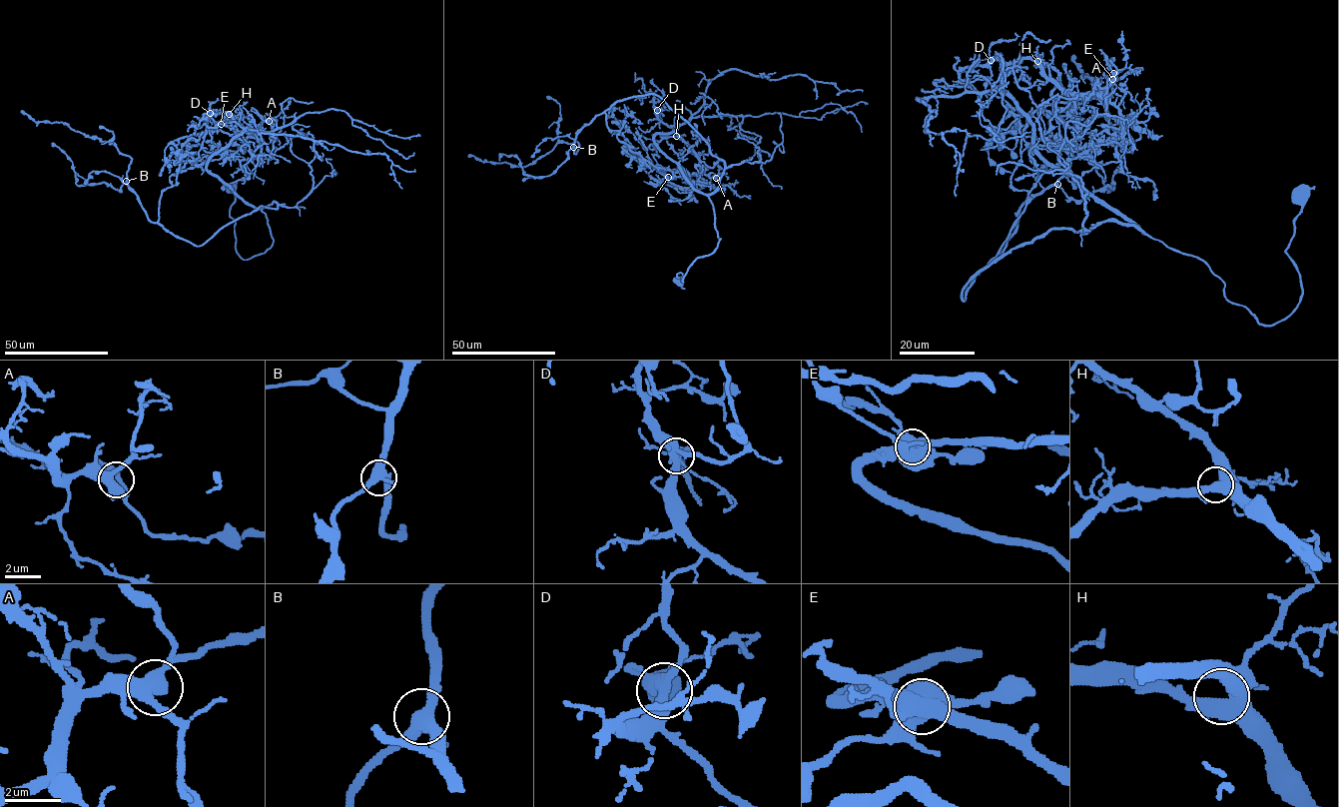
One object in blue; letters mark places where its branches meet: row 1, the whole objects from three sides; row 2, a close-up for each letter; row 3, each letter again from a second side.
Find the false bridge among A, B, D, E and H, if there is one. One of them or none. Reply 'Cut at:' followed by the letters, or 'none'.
Cut at: E

